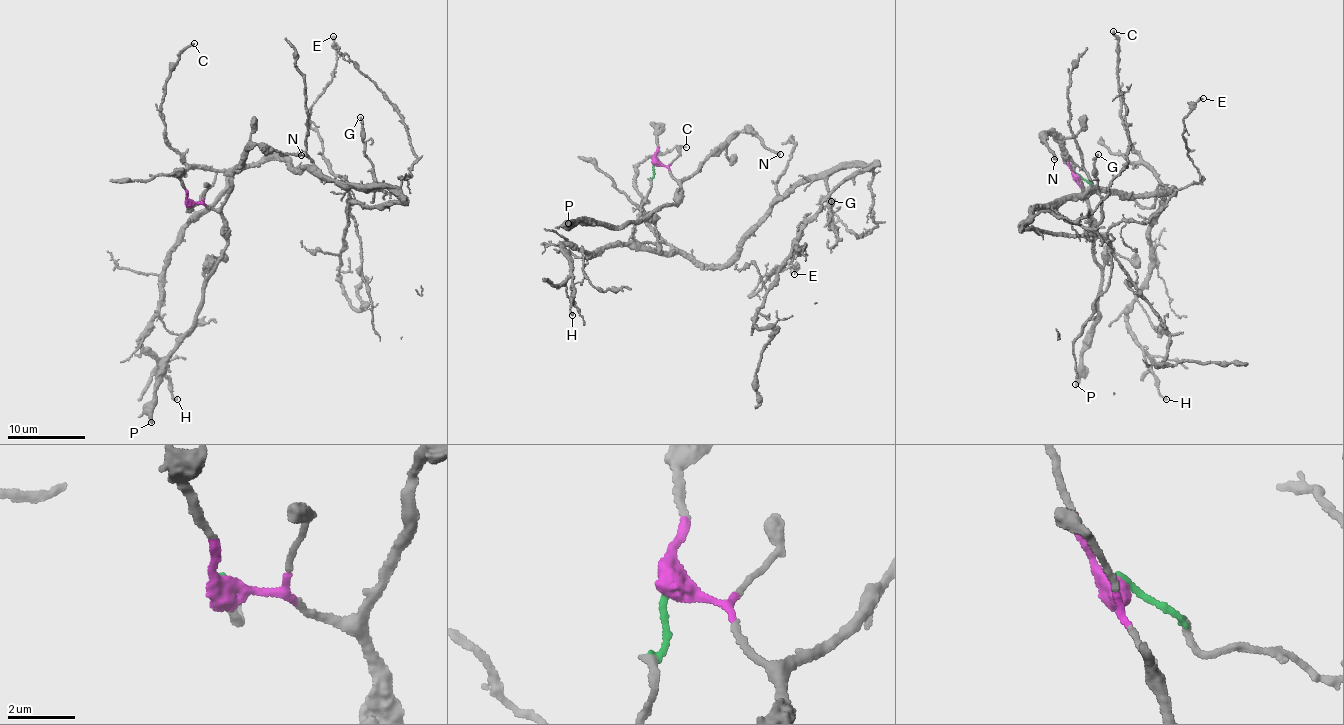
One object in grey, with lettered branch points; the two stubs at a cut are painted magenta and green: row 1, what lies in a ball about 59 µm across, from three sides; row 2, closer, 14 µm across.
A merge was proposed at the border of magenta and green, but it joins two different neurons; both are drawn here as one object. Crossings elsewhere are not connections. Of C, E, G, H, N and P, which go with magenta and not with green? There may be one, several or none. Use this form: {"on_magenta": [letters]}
{"on_magenta": ["N", "P"]}

